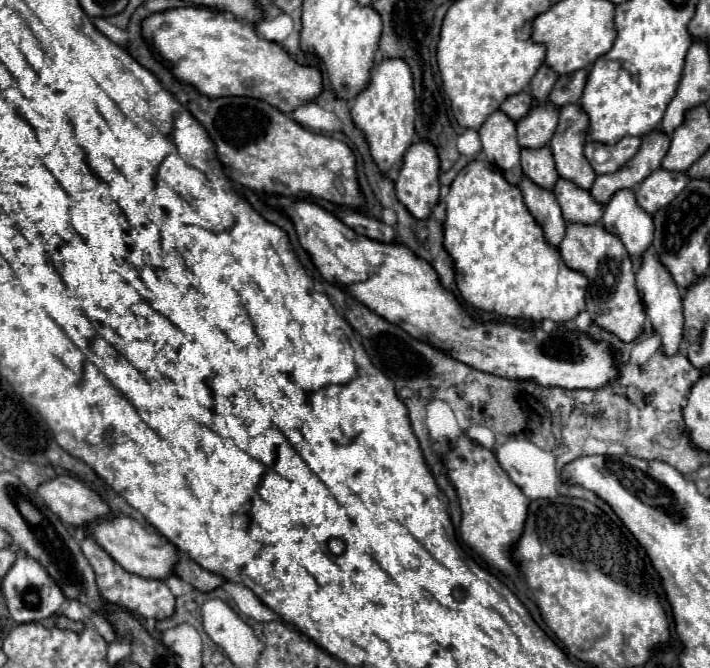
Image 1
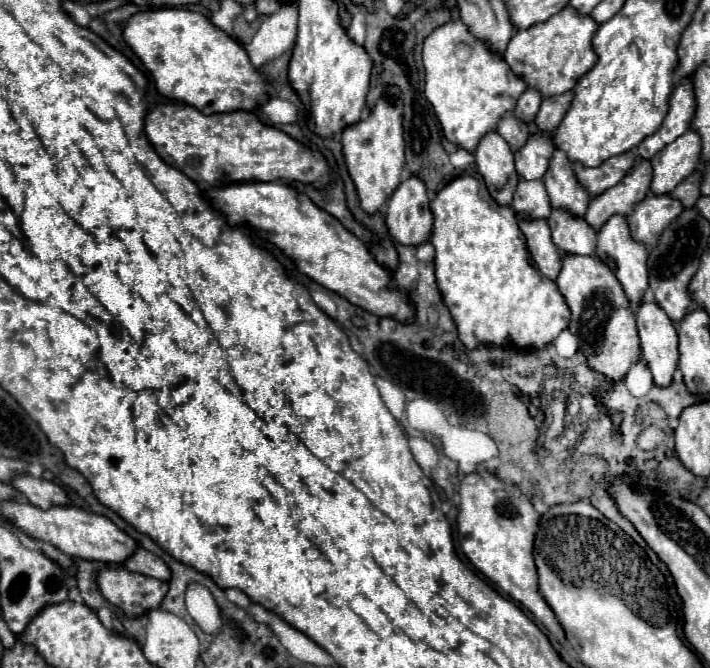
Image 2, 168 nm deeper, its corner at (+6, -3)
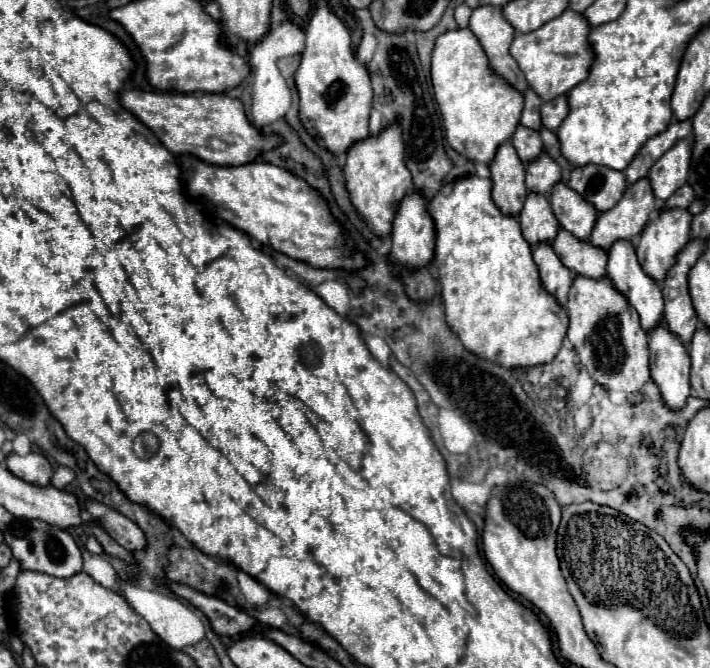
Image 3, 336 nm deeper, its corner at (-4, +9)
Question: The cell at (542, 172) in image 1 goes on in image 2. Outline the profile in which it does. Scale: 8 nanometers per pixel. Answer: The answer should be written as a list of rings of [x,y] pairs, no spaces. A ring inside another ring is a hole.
[[[519,180],[511,206],[527,218],[547,218],[551,204],[543,180]]]

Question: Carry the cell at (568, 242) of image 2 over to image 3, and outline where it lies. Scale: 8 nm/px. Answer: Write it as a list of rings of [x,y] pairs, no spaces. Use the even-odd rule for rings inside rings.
[[[559,230],[553,250],[573,274],[601,280],[605,278],[605,266],[607,266],[607,254],[601,248],[595,248],[591,242],[579,244],[575,236],[567,236],[567,232]]]

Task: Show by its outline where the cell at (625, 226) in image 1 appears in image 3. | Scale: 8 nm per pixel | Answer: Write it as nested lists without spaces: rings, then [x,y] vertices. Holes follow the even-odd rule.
[[[619,240],[611,246],[609,250],[609,262],[607,262],[607,278],[611,280],[613,288],[619,290],[629,304],[637,310],[639,320],[641,320],[641,328],[645,332],[655,330],[661,322],[663,322],[663,296],[661,296],[661,288],[657,284],[651,284],[651,280],[647,280],[647,276],[643,276],[643,270],[639,268],[639,262],[635,260],[635,250],[631,242]]]

